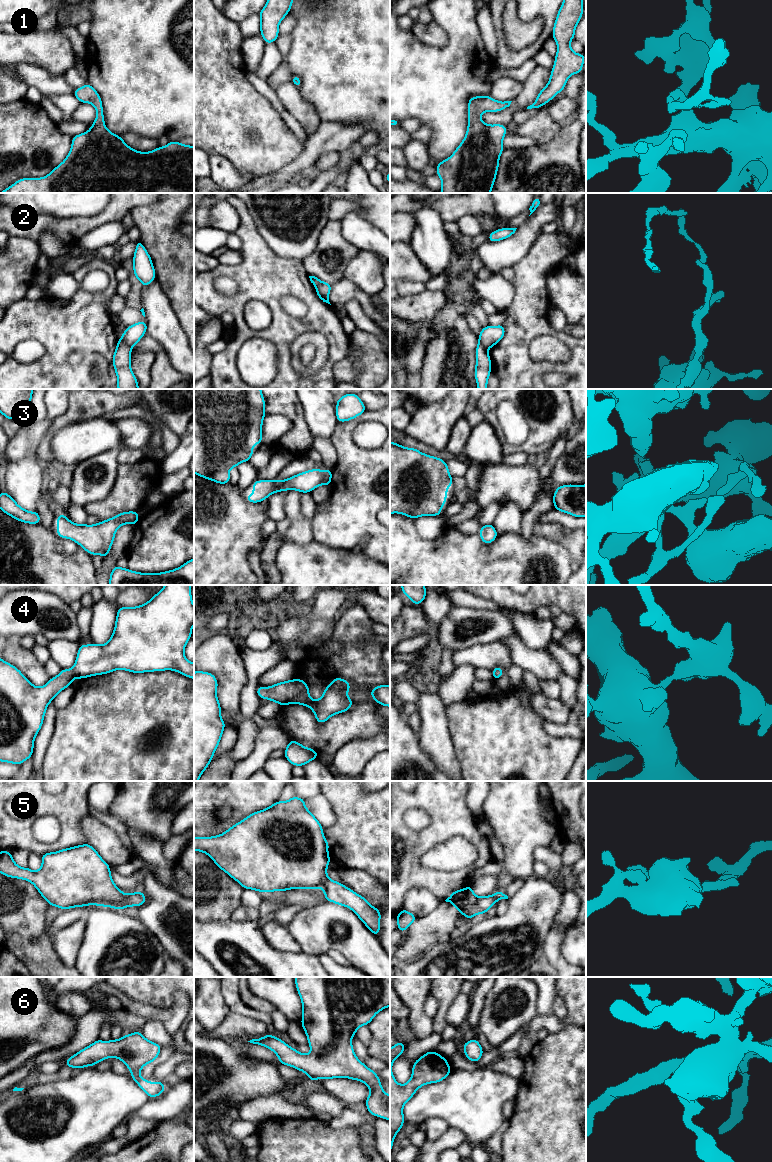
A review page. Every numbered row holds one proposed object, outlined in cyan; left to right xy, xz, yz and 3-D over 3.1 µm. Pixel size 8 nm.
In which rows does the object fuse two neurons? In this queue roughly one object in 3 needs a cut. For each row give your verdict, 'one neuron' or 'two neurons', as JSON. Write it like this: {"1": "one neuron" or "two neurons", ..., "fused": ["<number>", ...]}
{"1": "one neuron", "2": "two neurons", "3": "one neuron", "4": "one neuron", "5": "one neuron", "6": "one neuron", "fused": ["2"]}

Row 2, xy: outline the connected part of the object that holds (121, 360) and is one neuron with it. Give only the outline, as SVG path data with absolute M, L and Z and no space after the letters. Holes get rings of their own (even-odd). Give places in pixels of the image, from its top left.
M120 339L117 341L116 350L112 358L112 364L117 375L118 389L140 389L137 378L131 370L131 350Z

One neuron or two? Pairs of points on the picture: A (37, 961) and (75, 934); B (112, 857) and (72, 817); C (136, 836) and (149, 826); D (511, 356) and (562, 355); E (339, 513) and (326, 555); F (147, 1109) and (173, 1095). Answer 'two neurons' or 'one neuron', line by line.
A: two neurons
B: two neurons
C: two neurons
D: two neurons
E: two neurons
F: one neuron

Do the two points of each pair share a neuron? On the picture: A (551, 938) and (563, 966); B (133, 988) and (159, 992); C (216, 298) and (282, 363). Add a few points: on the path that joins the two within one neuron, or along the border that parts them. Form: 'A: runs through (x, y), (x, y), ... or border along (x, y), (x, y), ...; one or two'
A: runs through (552, 945), (552, 953), (556, 959); one
B: runs through (139, 988), (153, 988); one
C: runs through (238, 315), (249, 333), (270, 334), (277, 341); one

